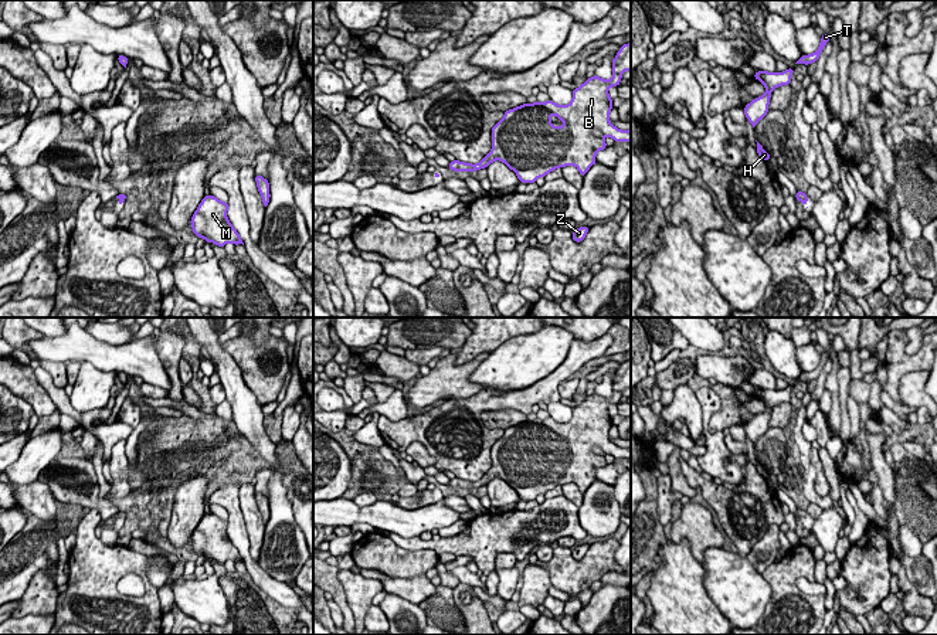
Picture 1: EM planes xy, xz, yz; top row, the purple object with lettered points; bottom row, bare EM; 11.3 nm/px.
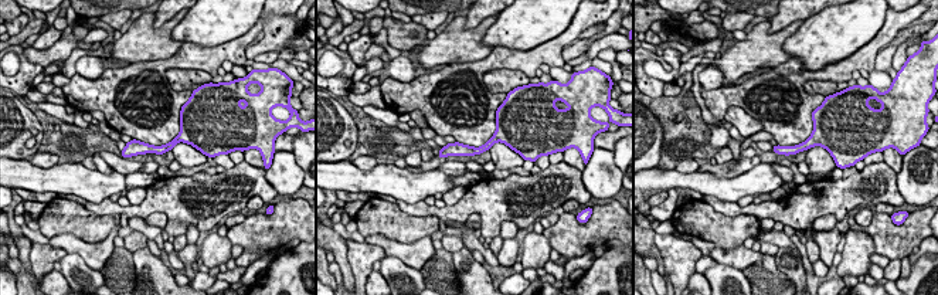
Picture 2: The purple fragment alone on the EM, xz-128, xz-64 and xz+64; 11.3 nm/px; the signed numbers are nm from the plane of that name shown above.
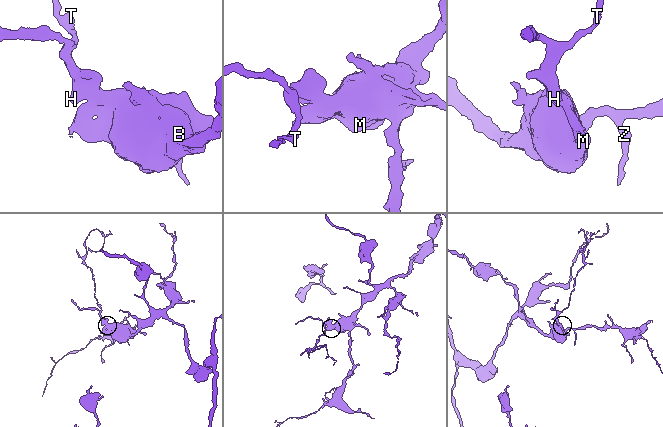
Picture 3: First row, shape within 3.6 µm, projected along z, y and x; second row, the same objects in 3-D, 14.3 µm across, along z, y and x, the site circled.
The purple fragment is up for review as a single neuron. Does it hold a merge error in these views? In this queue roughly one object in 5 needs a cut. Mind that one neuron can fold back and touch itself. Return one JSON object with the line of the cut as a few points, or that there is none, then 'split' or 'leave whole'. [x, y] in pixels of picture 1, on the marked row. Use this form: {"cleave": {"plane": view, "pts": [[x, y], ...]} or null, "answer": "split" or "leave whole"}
{"cleave": null, "answer": "leave whole"}

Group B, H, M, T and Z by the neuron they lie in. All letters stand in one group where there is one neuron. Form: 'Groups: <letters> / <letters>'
Groups: B H M T Z

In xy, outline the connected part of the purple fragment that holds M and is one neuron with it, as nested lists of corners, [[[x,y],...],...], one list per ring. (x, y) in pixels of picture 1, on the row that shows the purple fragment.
[[[211,194],[204,196],[190,220],[193,232],[218,247],[224,247],[227,242],[244,245],[240,234],[227,218],[227,210],[228,203],[223,203]]]

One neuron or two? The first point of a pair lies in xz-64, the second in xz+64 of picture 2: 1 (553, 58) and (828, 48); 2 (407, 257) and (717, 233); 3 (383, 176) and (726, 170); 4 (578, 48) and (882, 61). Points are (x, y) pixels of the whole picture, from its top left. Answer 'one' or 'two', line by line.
1: two
2: two
3: two
4: one

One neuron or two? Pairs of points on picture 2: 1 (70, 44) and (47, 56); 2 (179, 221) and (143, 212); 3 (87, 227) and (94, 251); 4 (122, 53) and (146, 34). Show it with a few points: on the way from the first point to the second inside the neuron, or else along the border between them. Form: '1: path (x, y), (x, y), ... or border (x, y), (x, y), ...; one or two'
1: path (64, 47), (53, 54); one
2: path (170, 213), (165, 207), (152, 207); one
3: border (118, 227), (94, 243), (70, 233), (58, 236); two
4: path (128, 48), (140, 40); one

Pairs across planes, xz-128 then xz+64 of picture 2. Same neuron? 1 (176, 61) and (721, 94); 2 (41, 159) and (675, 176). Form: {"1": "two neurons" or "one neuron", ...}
{"1": "one neuron", "2": "two neurons"}

